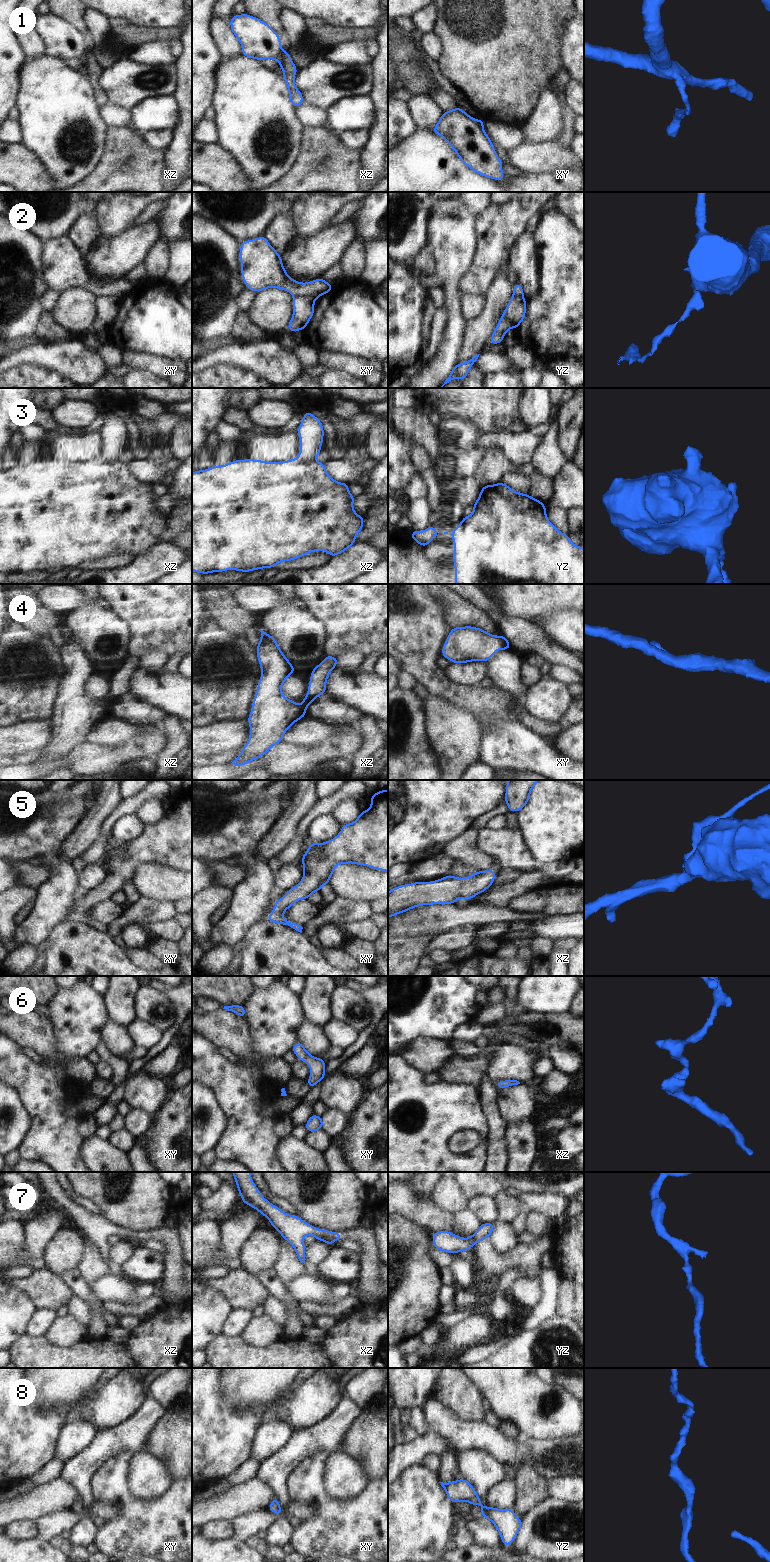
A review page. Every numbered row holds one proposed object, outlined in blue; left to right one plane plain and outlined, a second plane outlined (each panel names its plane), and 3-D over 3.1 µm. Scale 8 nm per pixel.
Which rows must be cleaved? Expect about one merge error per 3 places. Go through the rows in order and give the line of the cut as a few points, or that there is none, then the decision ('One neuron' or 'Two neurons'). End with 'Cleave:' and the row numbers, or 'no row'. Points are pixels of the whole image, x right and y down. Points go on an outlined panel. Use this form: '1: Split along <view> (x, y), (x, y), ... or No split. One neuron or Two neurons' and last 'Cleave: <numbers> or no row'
1: Split along xz (284, 51), (278, 60). Two neurons
2: Split along xy (294, 295), (310, 295), (314, 299). Two neurons
3: No split. One neuron
4: No split. One neuron
5: No split. One neuron
6: No split. One neuron
7: No split. One neuron
8: No split. One neuron
Cleave: 1, 2.

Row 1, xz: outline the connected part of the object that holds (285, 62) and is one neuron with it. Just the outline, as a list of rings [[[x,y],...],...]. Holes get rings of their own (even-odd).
[[[284,51],[279,58],[279,67],[283,69],[284,75],[283,78],[287,85],[289,91],[289,97],[291,104],[297,108],[300,107],[303,103],[303,95],[302,93],[296,88],[294,83],[295,74],[297,73],[298,69],[294,65],[289,53]]]

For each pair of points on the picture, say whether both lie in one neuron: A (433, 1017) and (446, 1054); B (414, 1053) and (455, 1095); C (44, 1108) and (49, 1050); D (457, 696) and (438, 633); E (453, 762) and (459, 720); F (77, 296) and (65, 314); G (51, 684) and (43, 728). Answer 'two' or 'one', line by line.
A: two
B: two
C: two
D: one
E: one
F: one
G: two

